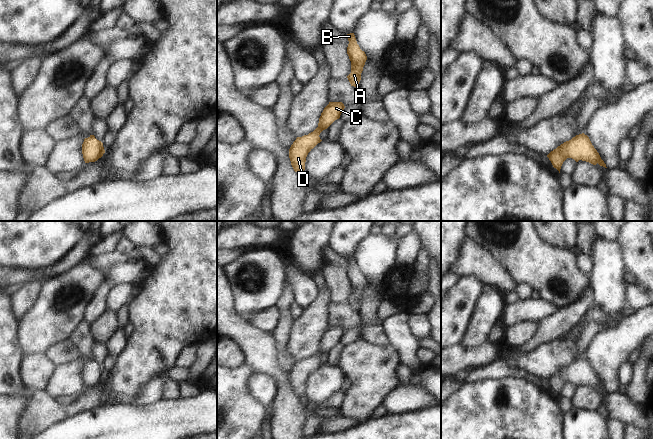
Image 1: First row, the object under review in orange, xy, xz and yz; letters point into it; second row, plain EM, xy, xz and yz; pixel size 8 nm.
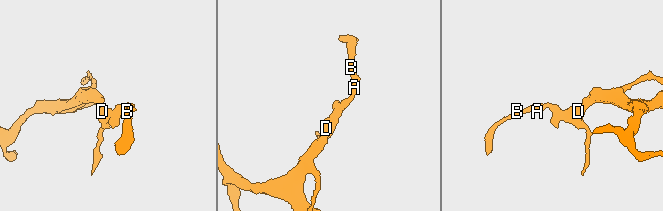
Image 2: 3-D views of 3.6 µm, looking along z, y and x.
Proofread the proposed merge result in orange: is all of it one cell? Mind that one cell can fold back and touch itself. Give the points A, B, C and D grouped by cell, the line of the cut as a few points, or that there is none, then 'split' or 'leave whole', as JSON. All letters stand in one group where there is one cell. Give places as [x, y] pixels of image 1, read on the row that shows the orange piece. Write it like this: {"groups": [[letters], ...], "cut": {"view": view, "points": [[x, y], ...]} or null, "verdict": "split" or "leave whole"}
{"groups": [["A", "B", "C", "D"]], "cut": null, "verdict": "leave whole"}

